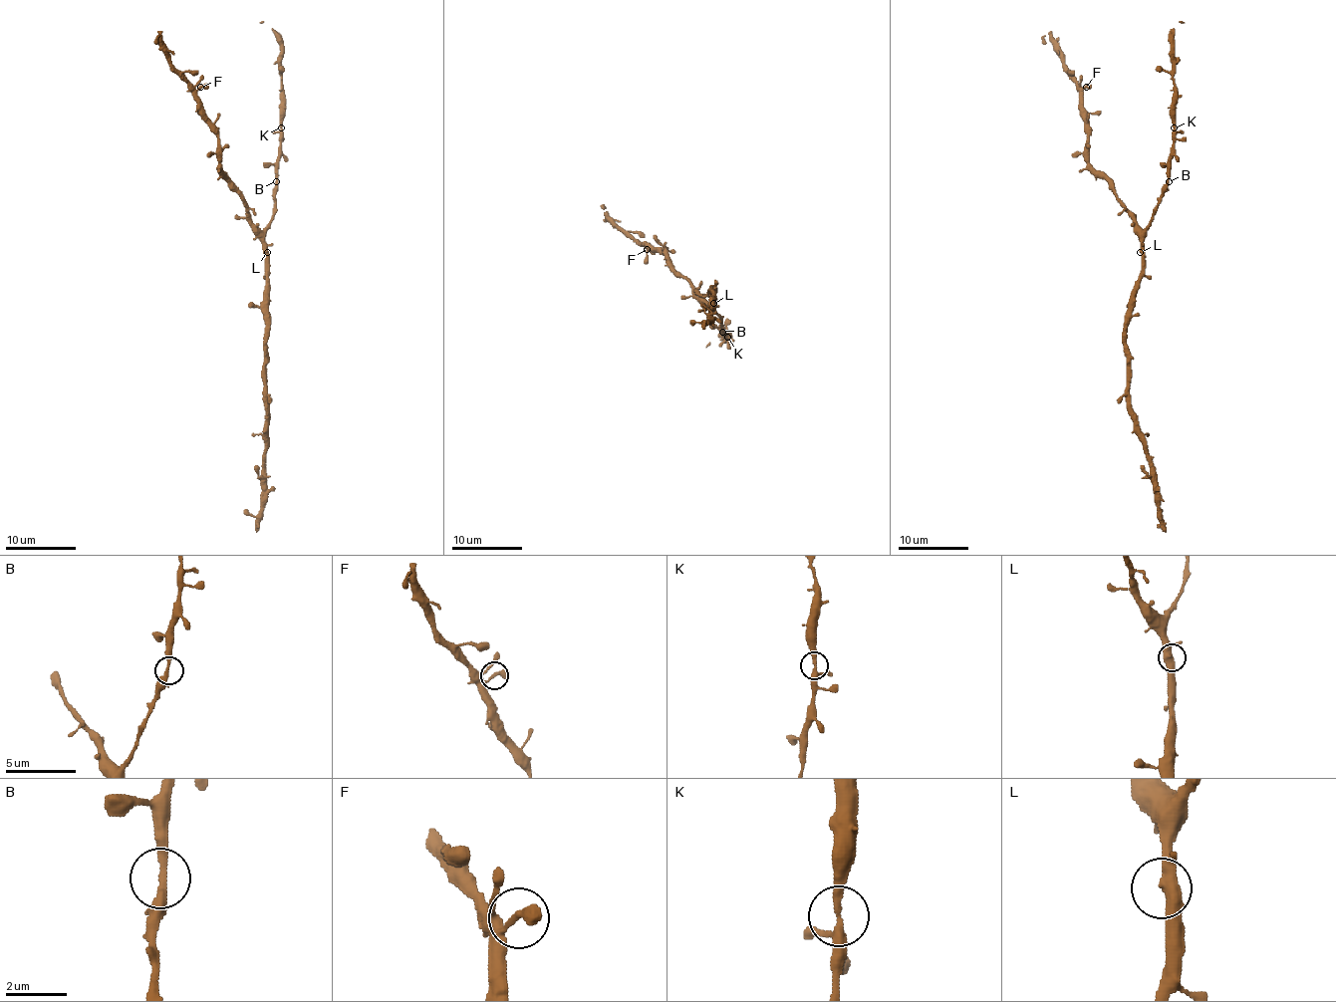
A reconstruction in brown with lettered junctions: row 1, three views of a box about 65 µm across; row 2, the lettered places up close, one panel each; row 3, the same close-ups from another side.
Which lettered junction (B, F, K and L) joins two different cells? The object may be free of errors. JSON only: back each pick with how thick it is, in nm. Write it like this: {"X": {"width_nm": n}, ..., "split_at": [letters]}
{"split_at": []}

